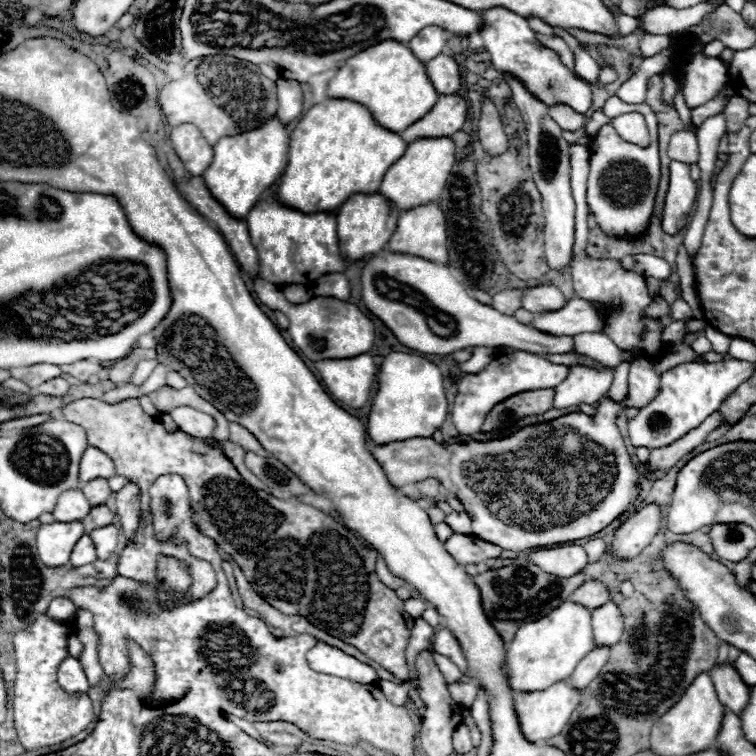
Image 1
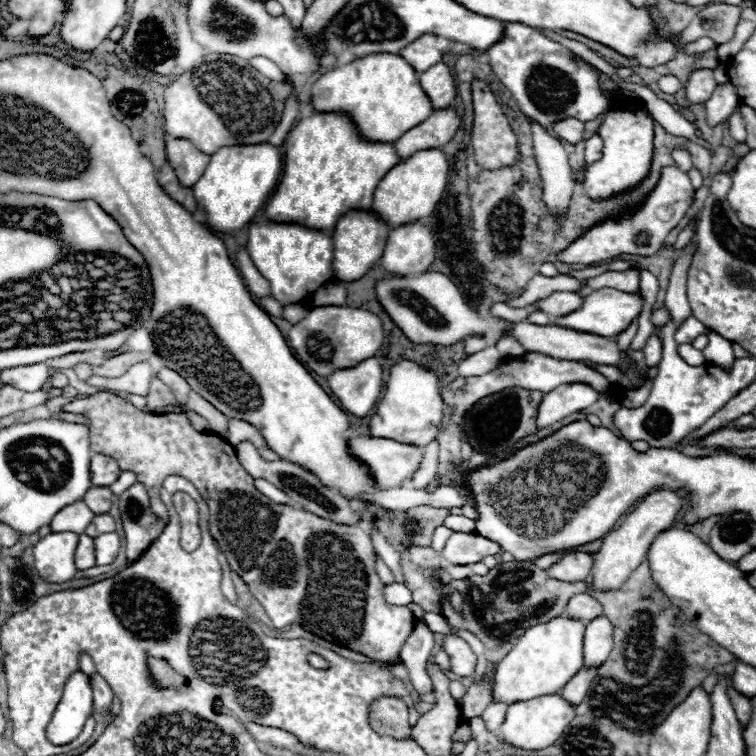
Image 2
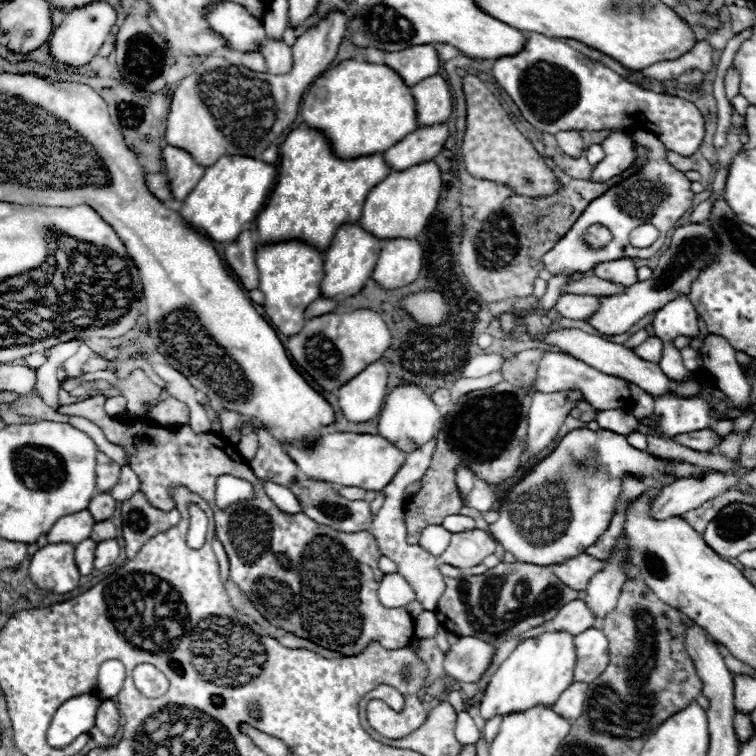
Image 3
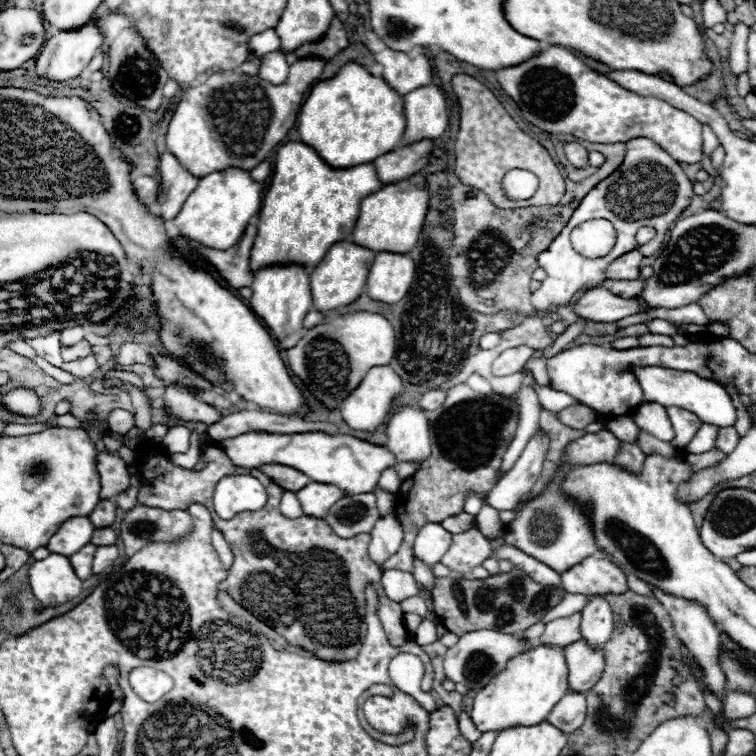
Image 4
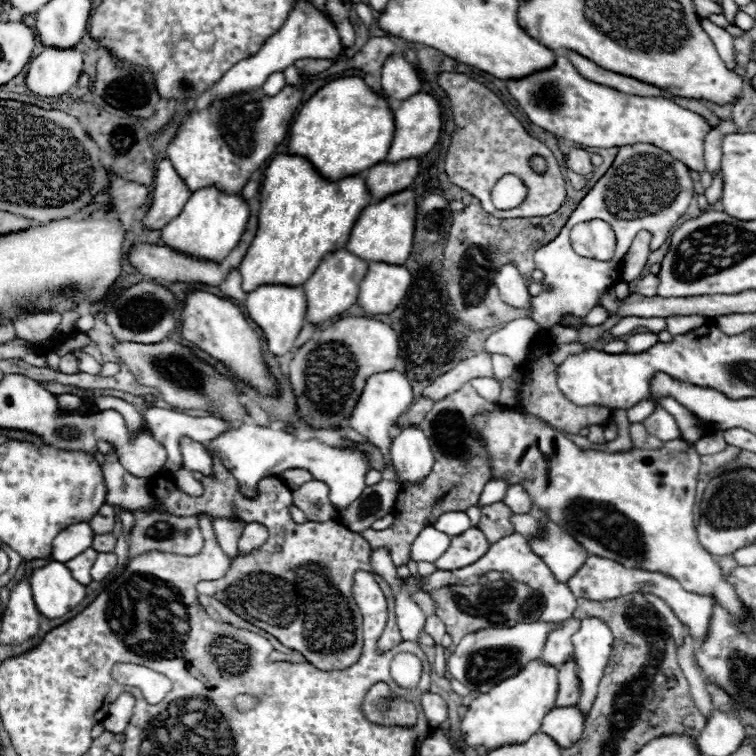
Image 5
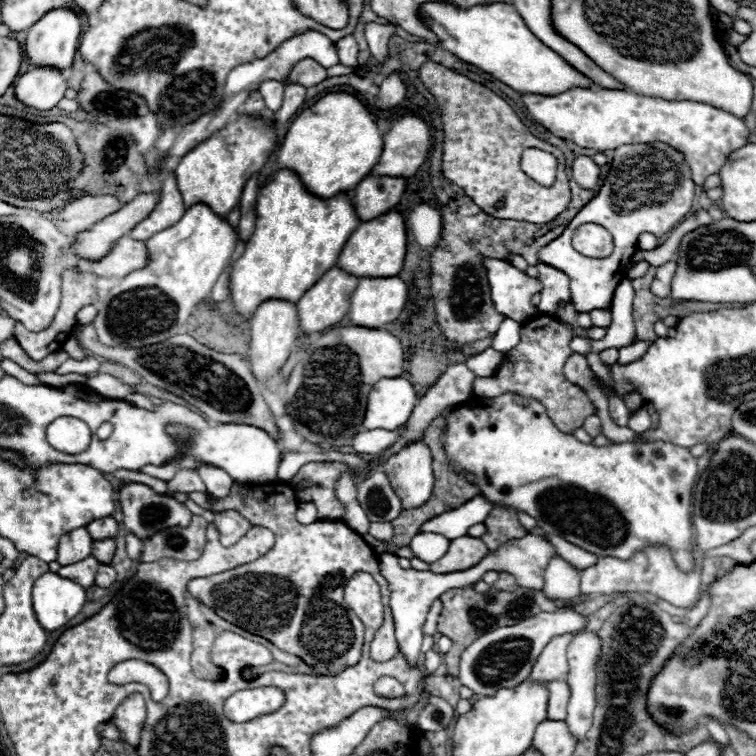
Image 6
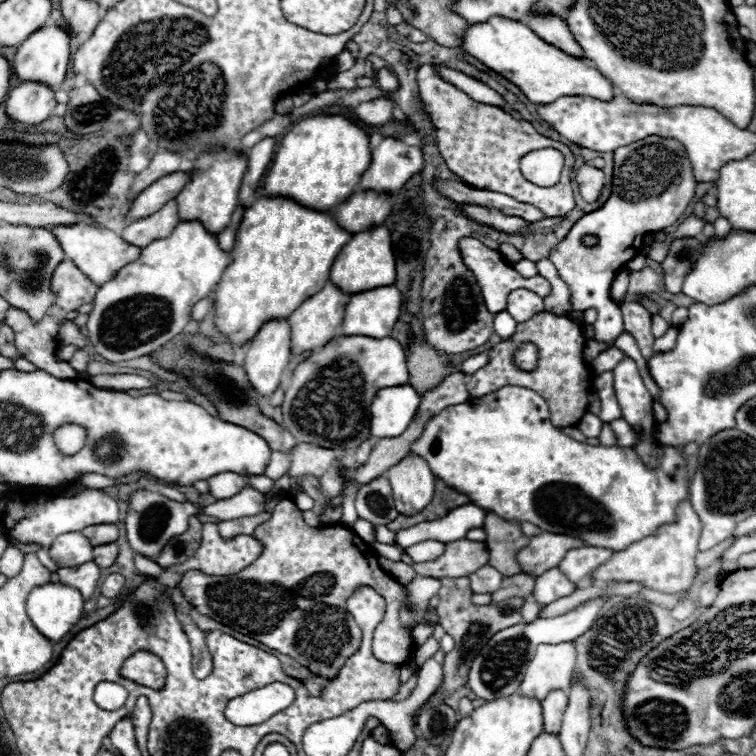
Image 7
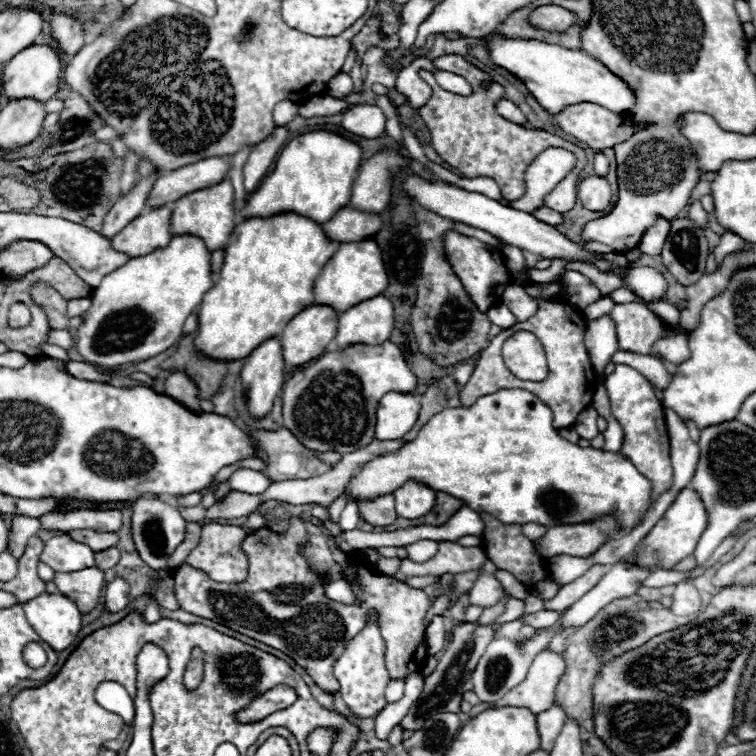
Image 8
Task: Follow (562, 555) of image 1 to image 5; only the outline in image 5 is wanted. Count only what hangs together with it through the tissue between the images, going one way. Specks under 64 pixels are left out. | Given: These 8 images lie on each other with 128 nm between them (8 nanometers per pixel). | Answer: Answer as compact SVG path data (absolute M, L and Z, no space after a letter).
M590 556L580 570L568 580L568 588L576 598L588 598L588 600L612 600L628 594L654 594L662 598L672 612L692 628L692 634L696 640L700 640L706 634L710 616L712 616L712 598L696 592L686 592L674 578L660 574L660 572L650 572L650 570L640 570L640 568L626 568L614 560L600 558L600 556Z

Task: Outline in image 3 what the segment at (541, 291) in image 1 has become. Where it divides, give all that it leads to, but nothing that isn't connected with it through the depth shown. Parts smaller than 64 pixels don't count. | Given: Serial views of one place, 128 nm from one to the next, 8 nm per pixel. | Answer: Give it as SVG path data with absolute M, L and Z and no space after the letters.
M562 294L556 302L560 316L570 320L588 320L600 308L600 296L592 294Z

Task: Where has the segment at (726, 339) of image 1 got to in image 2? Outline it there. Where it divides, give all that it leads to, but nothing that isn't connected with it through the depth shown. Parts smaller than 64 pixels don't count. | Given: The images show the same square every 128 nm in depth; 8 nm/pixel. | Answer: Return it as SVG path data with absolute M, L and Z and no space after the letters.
M708 332L708 346L702 352L704 352L704 358L708 364L720 366L726 370L730 370L734 360L736 360L736 356L732 352L732 342L722 338L716 332Z

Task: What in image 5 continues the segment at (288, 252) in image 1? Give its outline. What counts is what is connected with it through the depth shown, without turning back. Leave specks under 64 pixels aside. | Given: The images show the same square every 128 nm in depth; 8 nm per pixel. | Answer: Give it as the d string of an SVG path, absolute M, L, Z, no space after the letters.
M260 286L248 294L248 298L244 300L244 306L246 306L246 314L250 316L250 320L254 320L256 326L260 326L270 354L282 356L294 348L294 340L304 326L304 314L306 314L306 296L304 296L302 286L298 288Z

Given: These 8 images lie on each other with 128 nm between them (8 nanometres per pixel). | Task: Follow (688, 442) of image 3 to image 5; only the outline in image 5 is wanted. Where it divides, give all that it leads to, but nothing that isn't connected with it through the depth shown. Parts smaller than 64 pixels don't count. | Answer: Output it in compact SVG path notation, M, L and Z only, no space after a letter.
M656 408L652 416L644 420L646 430L652 436L658 436L662 441L670 441L680 438L680 431L674 418L663 408Z

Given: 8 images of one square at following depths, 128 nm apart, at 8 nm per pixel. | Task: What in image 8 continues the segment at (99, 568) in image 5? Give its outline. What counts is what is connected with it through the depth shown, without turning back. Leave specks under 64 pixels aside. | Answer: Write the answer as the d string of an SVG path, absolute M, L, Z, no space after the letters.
M116 578L112 580L108 586L106 586L106 592L104 592L104 602L106 602L106 610L108 612L120 612L128 606L130 602L130 586L126 580L122 578Z

